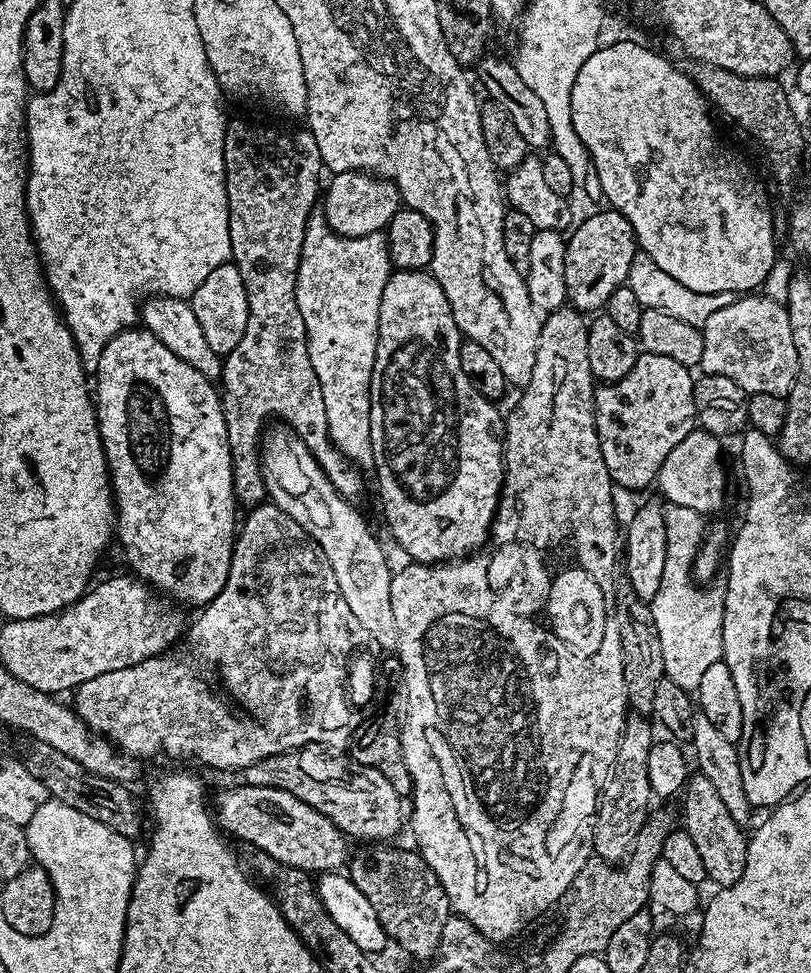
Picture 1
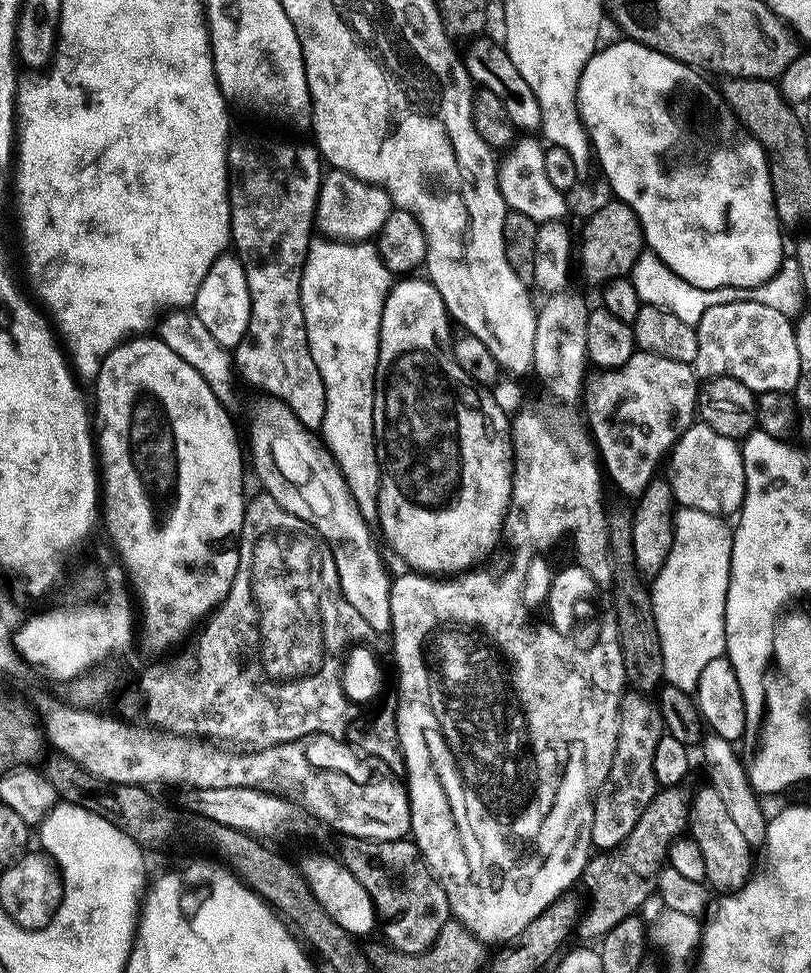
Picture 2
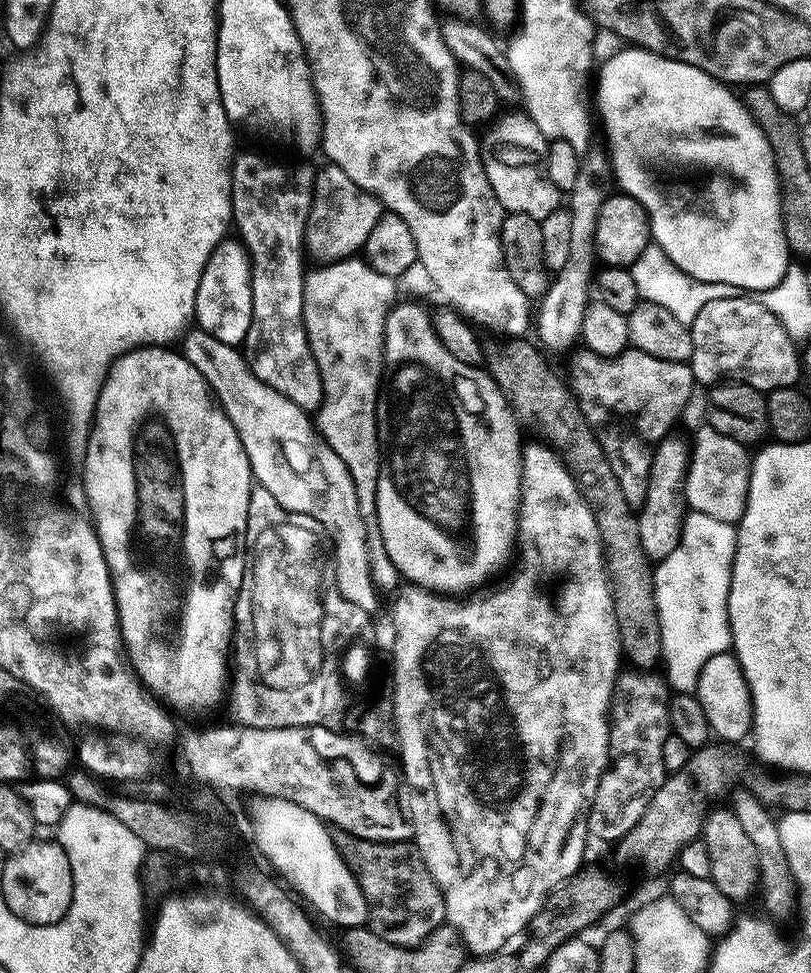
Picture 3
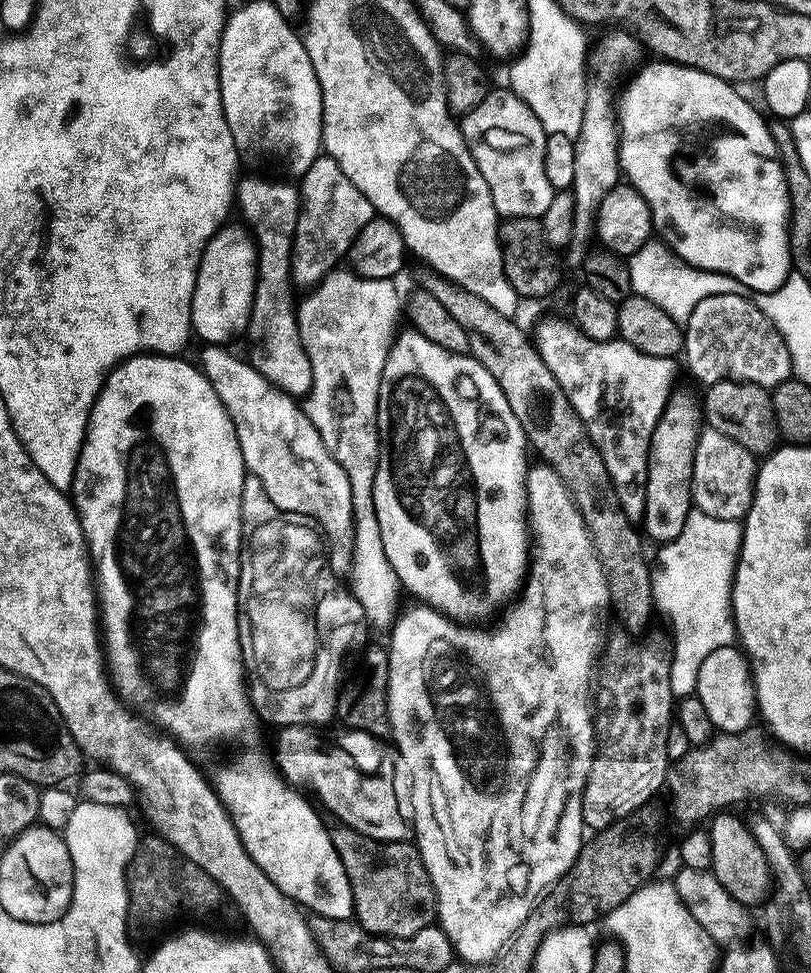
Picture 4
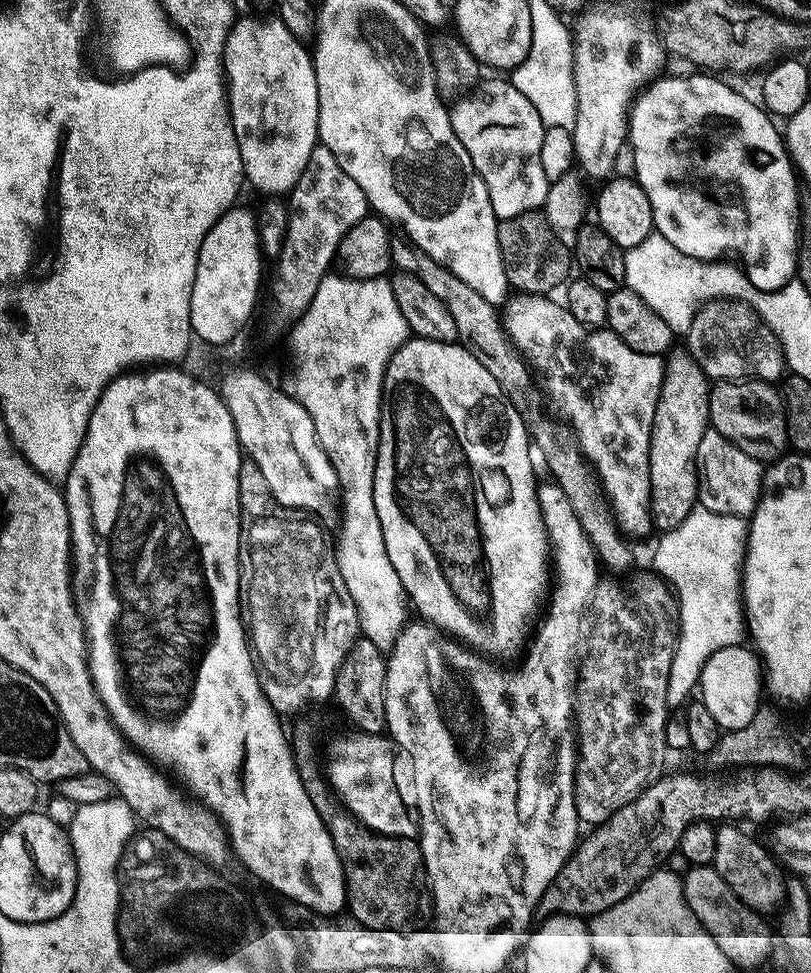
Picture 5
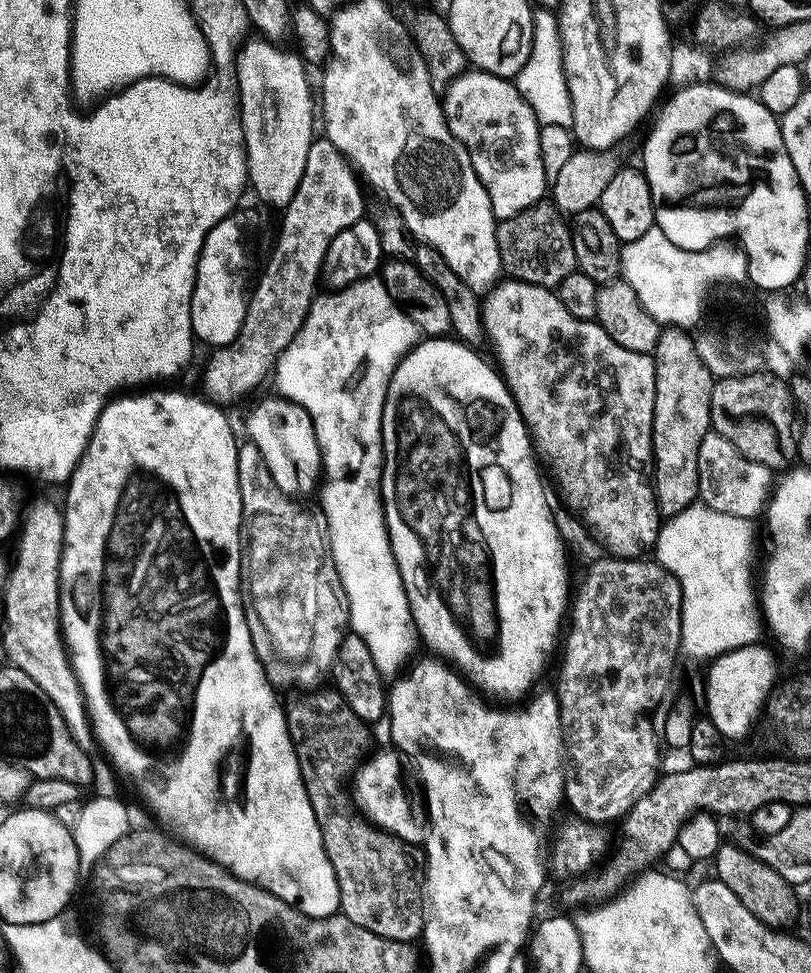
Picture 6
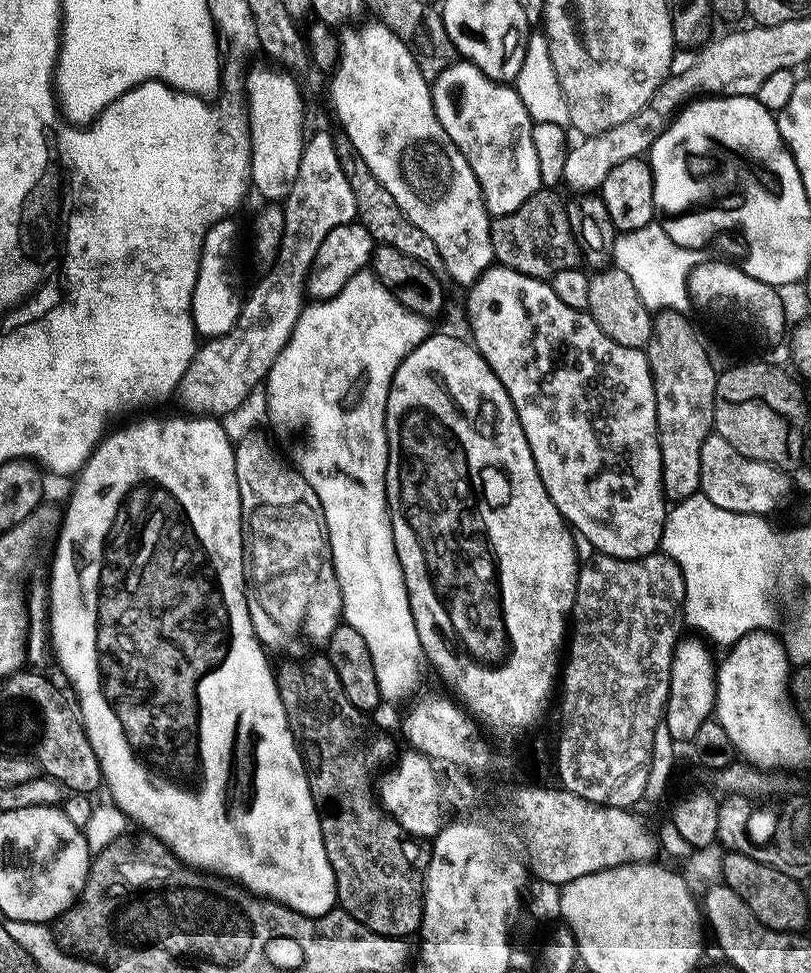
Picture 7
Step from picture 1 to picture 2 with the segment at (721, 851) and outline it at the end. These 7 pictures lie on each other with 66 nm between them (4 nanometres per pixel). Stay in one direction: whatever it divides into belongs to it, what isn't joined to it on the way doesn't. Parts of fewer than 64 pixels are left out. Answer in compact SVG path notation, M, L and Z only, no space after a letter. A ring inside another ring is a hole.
M704 786L696 797L691 797L690 836L698 842L698 846L702 846L702 858L706 861L706 881L713 889L716 887L720 894L731 894L739 892L749 883L753 875L751 872L754 849L747 844L745 835L730 819L726 802L722 802L722 798L718 798L718 794L710 786Z

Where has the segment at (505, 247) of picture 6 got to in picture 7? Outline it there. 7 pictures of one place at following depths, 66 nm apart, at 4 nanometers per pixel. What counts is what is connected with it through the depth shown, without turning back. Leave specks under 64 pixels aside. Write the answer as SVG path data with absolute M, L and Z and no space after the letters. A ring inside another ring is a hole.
M541 187L518 210L502 214L491 221L490 242L497 265L518 270L527 276L550 278L558 270L575 268L581 263L582 248L572 231L568 208L562 197L551 187Z

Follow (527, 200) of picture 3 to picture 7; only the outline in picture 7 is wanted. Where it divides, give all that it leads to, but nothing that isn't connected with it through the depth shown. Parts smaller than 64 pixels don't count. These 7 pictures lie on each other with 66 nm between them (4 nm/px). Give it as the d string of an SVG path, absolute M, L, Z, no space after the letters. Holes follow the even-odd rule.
M447 68L442 78L431 81L430 89L436 120L442 126L447 143L463 156L470 170L474 170L474 178L480 183L480 193L484 196L489 217L518 210L526 198L540 191L538 156L534 154L532 138L534 121L515 87L490 80L481 72L474 76L474 80L456 78ZM460 84L462 88L458 88ZM450 90L454 92L454 100L448 94Z

